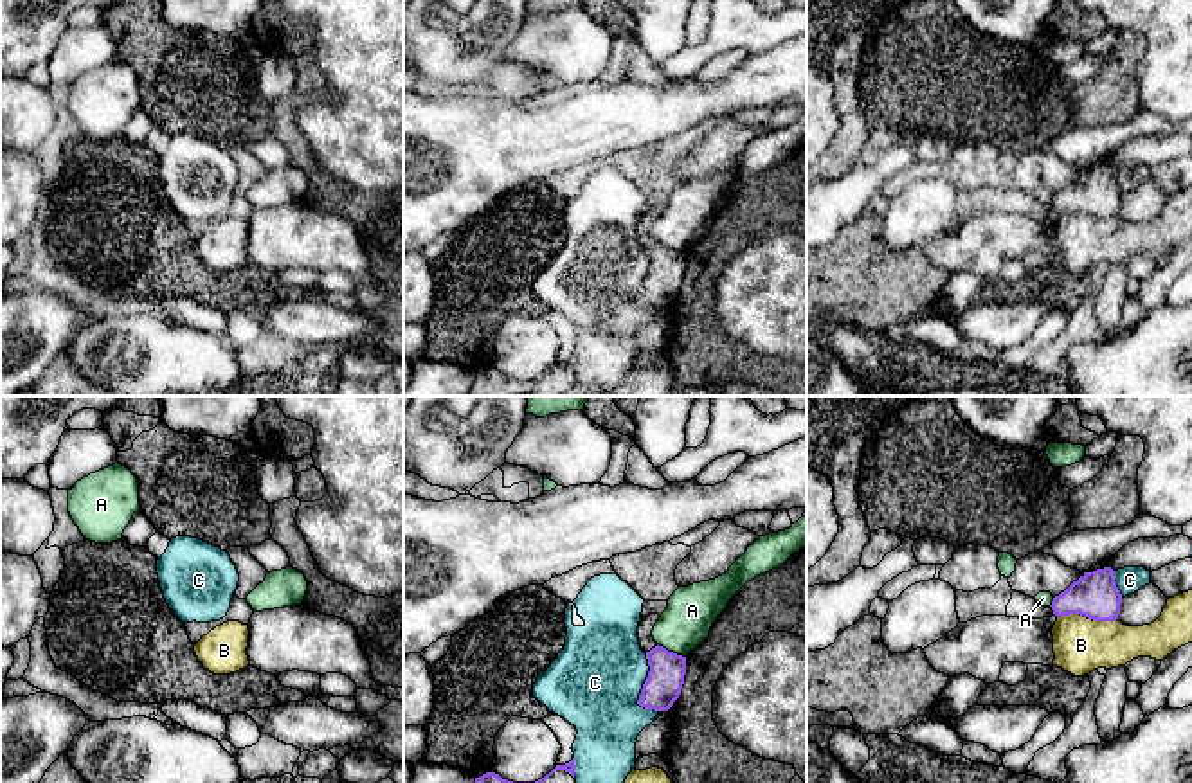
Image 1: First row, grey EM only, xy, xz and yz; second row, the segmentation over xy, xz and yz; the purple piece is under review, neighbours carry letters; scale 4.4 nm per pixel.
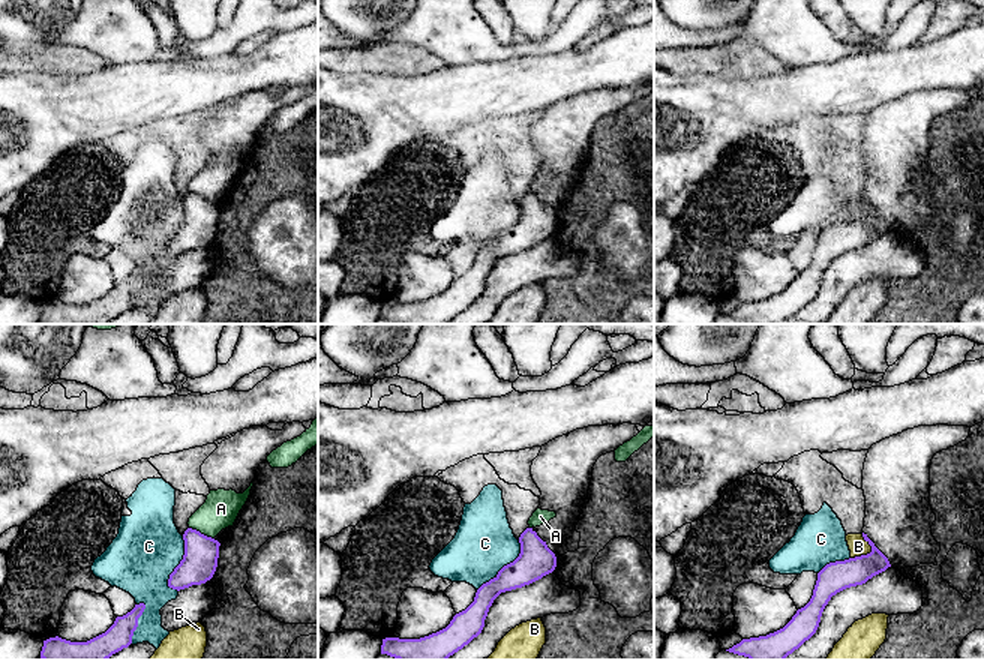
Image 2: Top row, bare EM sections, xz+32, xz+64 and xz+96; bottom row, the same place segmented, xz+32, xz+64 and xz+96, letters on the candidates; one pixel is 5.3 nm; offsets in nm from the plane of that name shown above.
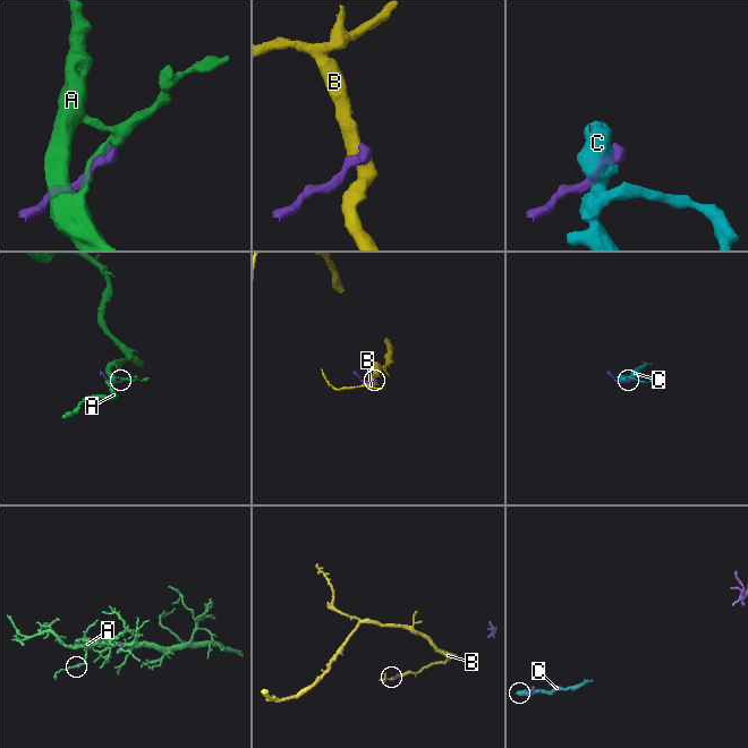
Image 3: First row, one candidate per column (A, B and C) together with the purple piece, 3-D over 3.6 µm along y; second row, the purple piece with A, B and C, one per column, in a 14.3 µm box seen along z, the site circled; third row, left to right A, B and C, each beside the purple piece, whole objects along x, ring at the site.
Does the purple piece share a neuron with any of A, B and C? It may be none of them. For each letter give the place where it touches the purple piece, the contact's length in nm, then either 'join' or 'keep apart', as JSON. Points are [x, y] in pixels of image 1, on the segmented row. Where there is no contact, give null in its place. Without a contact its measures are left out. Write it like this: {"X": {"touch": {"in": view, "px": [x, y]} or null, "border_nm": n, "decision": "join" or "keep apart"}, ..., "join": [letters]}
{"A": {"touch": {"in": "xz", "px": [672, 652]}, "border_nm": 140, "decision": "join"}, "B": {"touch": {"in": "yz", "px": [1088, 618]}, "border_nm": 280, "decision": "keep apart"}, "C": {"touch": {"in": "xz", "px": [643, 688]}, "border_nm": 280, "decision": "keep apart"}, "join": ["A"]}

